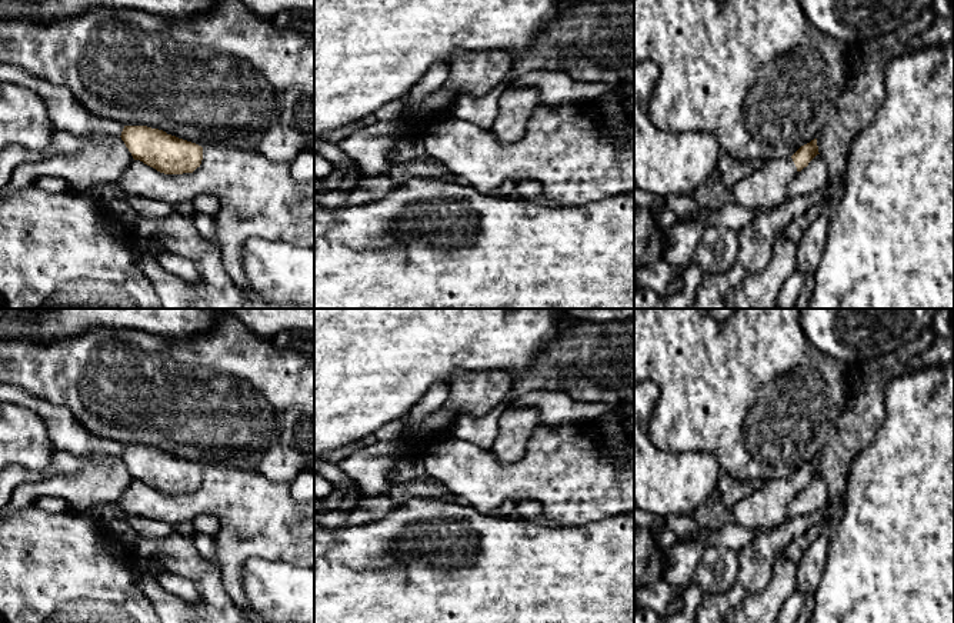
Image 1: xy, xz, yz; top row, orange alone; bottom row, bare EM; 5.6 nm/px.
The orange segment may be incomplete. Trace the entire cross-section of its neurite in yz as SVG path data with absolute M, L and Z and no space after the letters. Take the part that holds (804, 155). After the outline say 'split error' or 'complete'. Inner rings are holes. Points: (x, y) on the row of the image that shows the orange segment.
M817 139L801 146L791 157L770 160L748 177L734 184L734 203L743 209L767 211L775 209L788 194L791 179L817 156Z | split error

